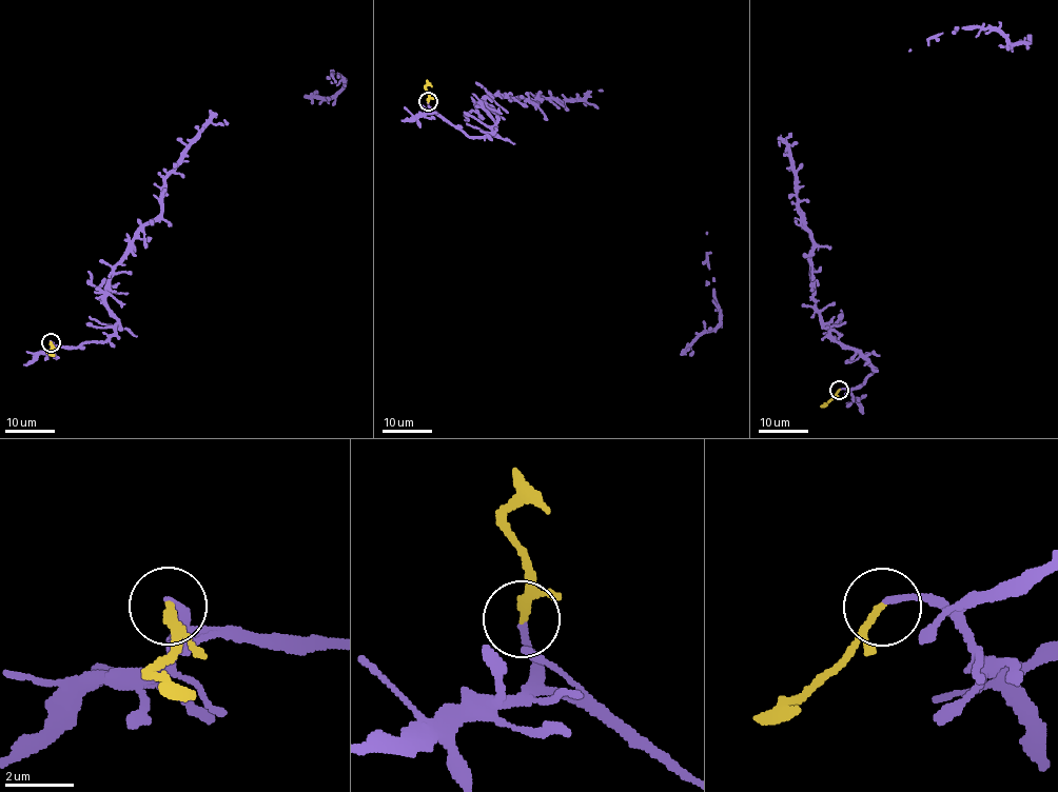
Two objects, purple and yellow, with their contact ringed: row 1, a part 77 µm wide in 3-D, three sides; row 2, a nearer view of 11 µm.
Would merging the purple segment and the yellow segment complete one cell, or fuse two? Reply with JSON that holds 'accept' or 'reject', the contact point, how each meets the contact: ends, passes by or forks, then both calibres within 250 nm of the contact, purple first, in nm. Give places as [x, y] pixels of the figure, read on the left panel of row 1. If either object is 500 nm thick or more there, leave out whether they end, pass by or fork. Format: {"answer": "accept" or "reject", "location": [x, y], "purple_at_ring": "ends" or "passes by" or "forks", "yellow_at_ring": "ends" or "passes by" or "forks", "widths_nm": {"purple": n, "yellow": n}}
{"answer": "accept", "location": [51, 342], "purple_at_ring": "ends", "yellow_at_ring": "ends", "widths_nm": {"purple": 180, "yellow": 240}}

